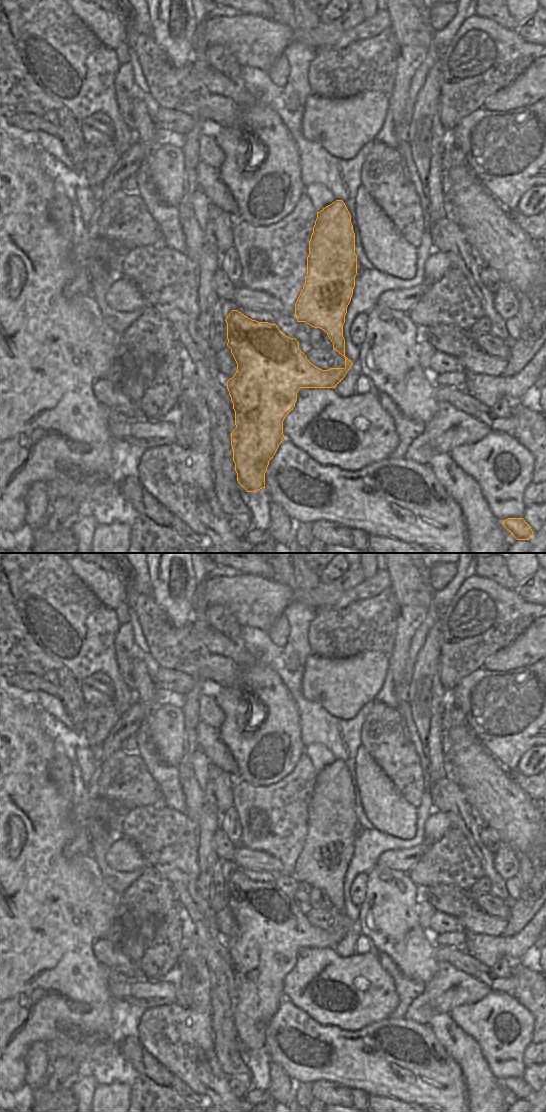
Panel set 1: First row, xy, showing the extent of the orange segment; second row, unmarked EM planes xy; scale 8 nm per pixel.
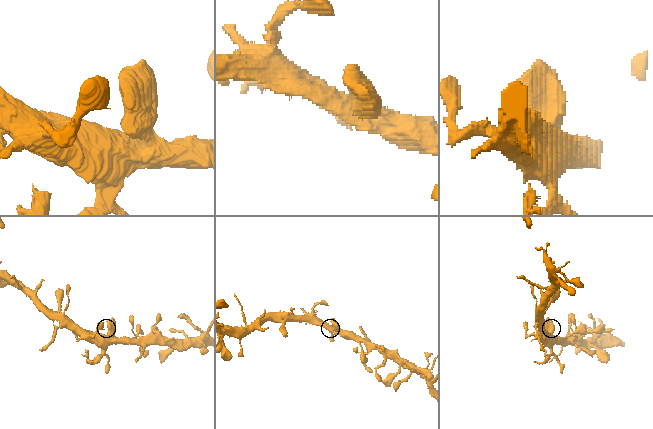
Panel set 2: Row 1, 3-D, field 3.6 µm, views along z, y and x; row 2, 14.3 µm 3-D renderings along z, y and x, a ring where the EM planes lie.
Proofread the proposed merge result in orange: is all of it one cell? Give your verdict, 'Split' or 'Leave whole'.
Leave whole

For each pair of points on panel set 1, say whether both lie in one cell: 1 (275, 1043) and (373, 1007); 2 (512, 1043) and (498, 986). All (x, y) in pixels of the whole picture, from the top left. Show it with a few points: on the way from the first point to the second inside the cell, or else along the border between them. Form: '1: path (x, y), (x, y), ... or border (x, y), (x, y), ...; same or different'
1: border (304, 1012), (324, 1025), (335, 1025), (347, 1031); different
2: border (493, 990), (512, 994); different

